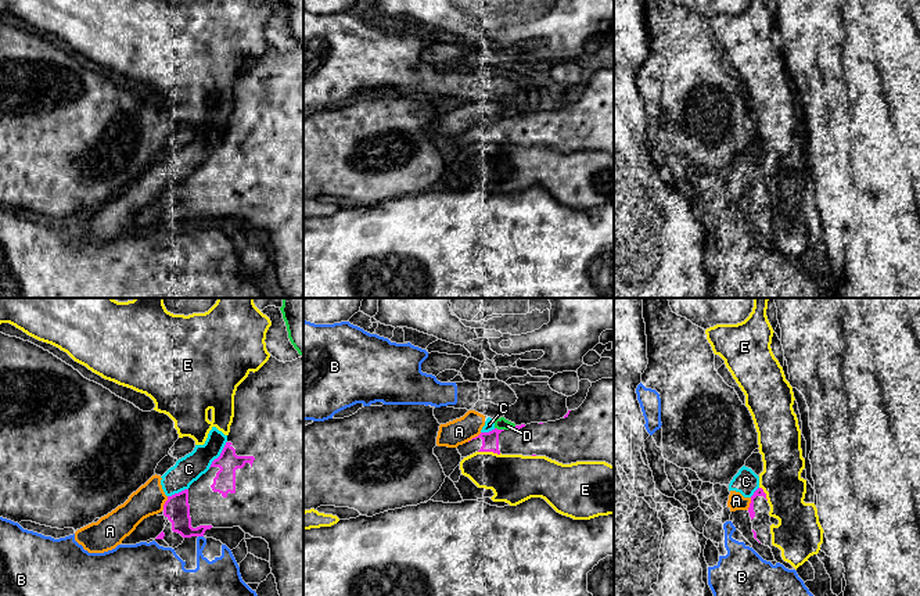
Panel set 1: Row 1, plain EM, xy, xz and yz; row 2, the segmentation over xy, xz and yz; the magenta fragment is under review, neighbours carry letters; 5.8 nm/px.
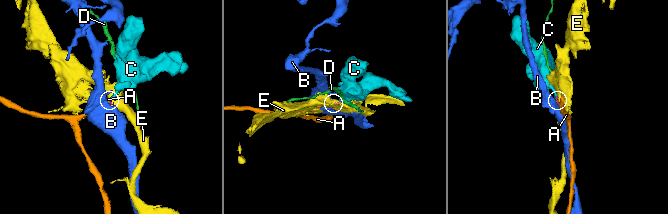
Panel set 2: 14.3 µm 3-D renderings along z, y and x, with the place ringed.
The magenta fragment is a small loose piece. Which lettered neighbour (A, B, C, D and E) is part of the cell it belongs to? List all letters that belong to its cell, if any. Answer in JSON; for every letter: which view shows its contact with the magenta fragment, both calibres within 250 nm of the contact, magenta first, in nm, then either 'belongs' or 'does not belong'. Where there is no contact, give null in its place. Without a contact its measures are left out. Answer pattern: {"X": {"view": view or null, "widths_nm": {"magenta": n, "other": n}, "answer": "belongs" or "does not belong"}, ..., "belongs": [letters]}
{"A": {"view": "xy", "widths_nm": {"magenta": 150, "other": 180}, "answer": "does not belong"}, "B": {"view": "xy", "widths_nm": {"magenta": 150, "other": 190}, "answer": "does not belong"}, "C": {"view": "xy", "widths_nm": {"magenta": 130, "other": 160}, "answer": "does not belong"}, "D": {"view": "xz", "widths_nm": {"magenta": 100, "other": 70}, "answer": "does not belong"}, "E": {"view": "xz", "widths_nm": {"magenta": 100, "other": 280}, "answer": "does not belong"}, "belongs": []}

